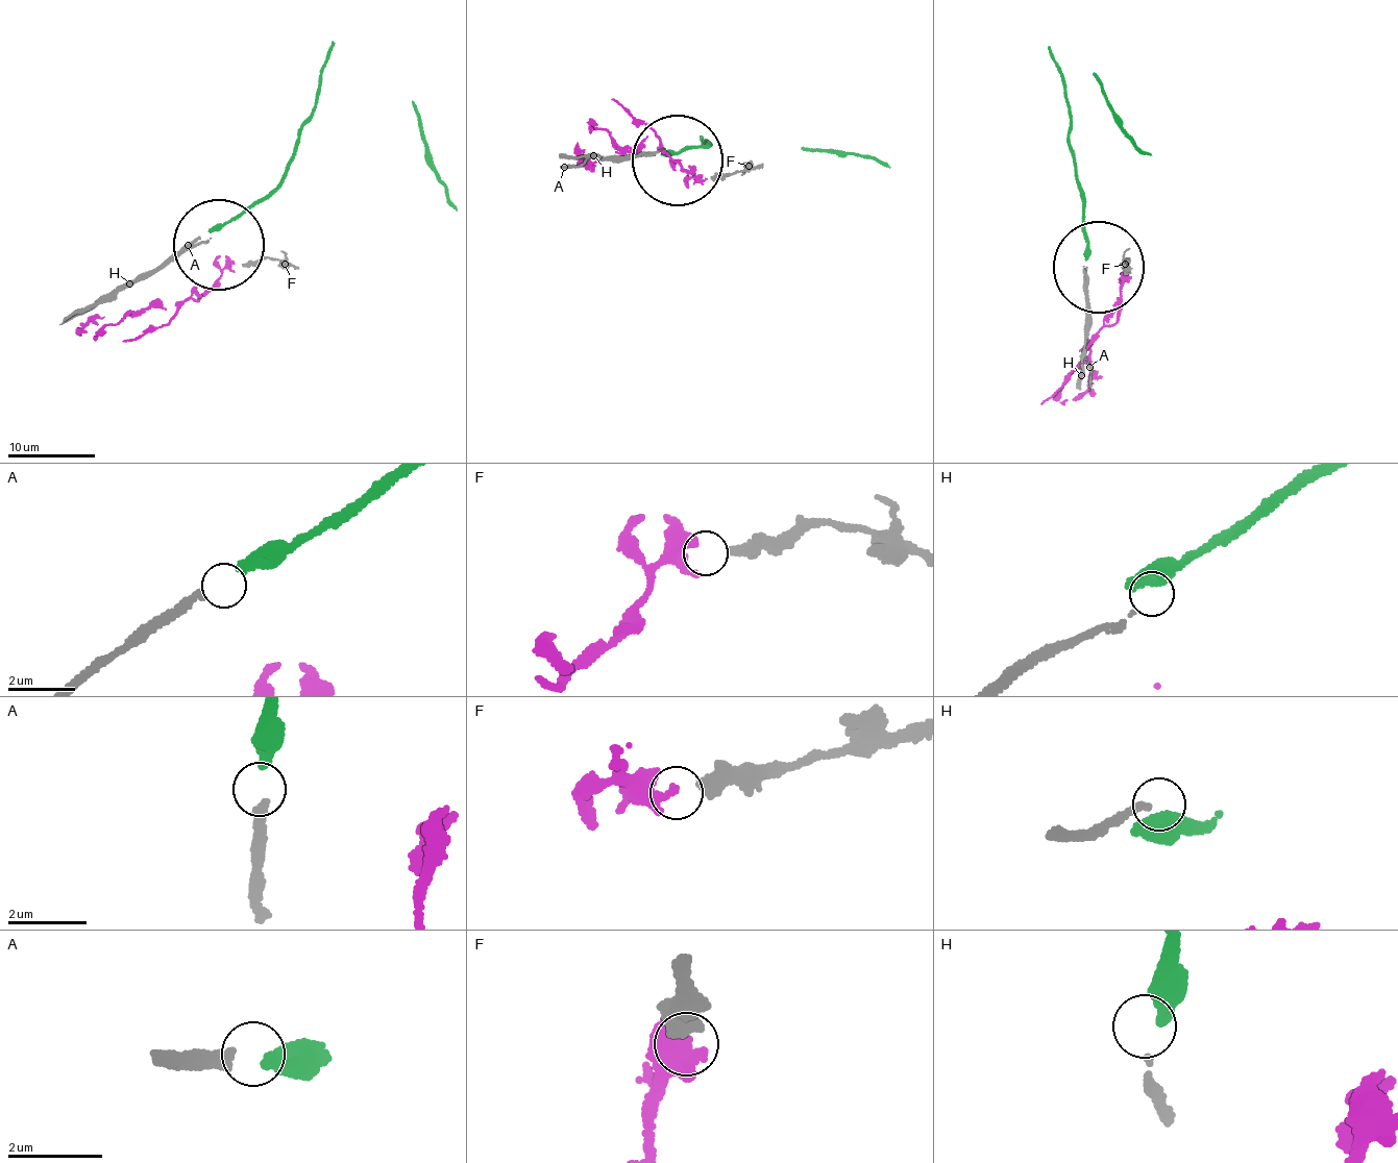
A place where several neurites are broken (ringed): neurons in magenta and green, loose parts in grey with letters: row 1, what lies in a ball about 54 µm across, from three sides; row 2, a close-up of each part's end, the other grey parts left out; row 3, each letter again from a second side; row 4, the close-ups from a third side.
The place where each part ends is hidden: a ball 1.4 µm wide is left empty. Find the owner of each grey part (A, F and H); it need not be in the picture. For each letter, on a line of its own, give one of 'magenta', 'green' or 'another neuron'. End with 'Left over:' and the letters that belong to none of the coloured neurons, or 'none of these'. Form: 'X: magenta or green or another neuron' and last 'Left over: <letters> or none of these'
A: green
F: magenta
H: another neuron
Left over: H

